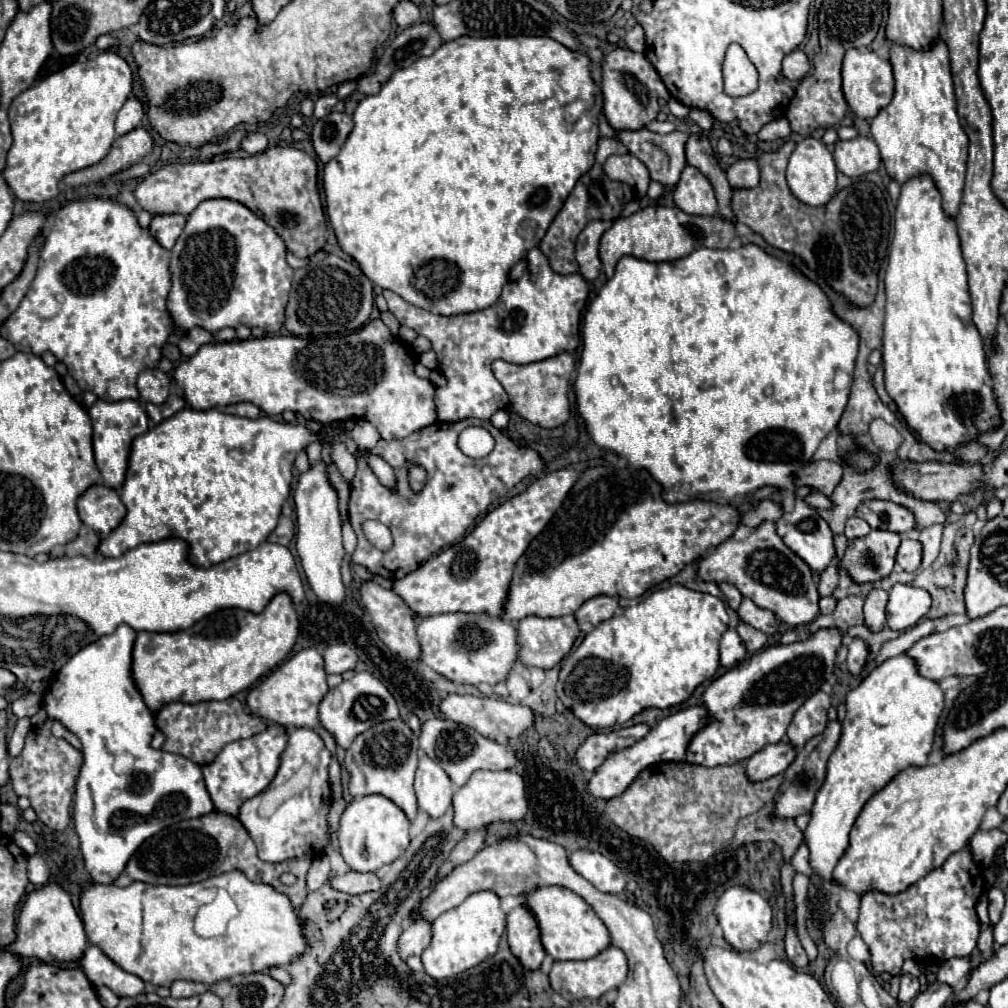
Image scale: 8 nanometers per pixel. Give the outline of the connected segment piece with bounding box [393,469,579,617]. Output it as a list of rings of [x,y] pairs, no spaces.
[[[559,469],[535,479],[521,495],[487,513],[461,543],[431,557],[403,579],[393,581],[393,591],[421,617],[455,611],[503,615],[519,557],[561,507],[577,477],[579,473],[573,469]]]

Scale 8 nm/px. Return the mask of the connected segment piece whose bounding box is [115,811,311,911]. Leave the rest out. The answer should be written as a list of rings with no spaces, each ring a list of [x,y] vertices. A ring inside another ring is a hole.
[[[213,811],[209,815],[197,817],[197,819],[187,819],[177,825],[171,825],[151,839],[147,839],[131,857],[127,863],[123,875],[115,881],[117,887],[127,887],[133,881],[151,881],[155,885],[189,885],[189,883],[199,883],[203,879],[209,879],[213,875],[219,875],[223,871],[239,869],[247,875],[249,881],[253,883],[265,883],[277,889],[279,893],[285,893],[293,905],[295,911],[301,911],[305,897],[307,897],[307,887],[305,887],[305,877],[307,869],[311,865],[309,857],[285,861],[285,863],[265,863],[257,857],[257,849],[245,827],[239,823],[237,817]],[[283,873],[293,873],[297,877],[297,883],[291,887],[285,887],[279,877]]]

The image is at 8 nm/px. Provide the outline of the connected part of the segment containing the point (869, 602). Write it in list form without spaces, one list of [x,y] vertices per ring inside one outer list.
[[[873,589],[865,599],[865,625],[873,633],[879,633],[887,623],[885,607],[887,607],[887,593],[883,589]]]

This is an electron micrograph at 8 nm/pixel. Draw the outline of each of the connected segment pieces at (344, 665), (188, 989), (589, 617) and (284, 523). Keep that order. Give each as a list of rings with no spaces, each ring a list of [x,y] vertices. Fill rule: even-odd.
[[[345,643],[329,645],[323,651],[323,659],[325,659],[325,671],[327,673],[343,673],[343,671],[355,667],[357,653],[351,647],[347,647]]]
[[[175,981],[171,985],[171,997],[179,999],[179,997],[193,997],[193,995],[201,995],[205,993],[207,987],[203,983],[195,983],[195,981]]]
[[[599,595],[599,597],[593,597],[589,601],[585,601],[577,611],[575,611],[575,617],[579,623],[593,623],[593,625],[599,625],[601,621],[609,619],[615,615],[619,603],[615,597],[607,597],[607,595]]]
[[[279,517],[279,523],[277,527],[271,531],[271,535],[267,537],[267,541],[271,543],[279,543],[279,545],[289,545],[289,541],[293,539],[295,535],[295,527],[293,527],[293,521],[289,517]]]

